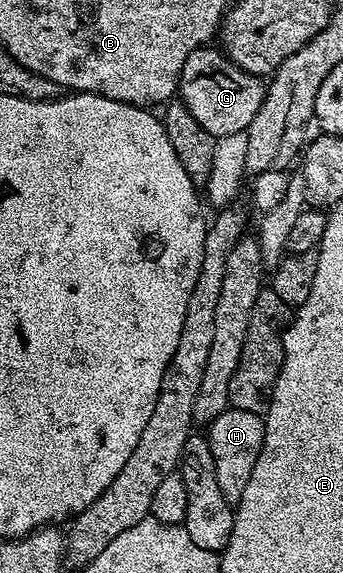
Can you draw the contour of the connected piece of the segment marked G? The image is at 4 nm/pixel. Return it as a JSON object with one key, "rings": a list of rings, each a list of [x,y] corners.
{"rings":[[[218,47],[192,51],[192,55],[184,59],[184,67],[178,77],[182,104],[192,111],[192,119],[196,119],[196,123],[200,123],[200,127],[215,139],[246,132],[252,119],[256,119],[256,111],[260,111],[260,103],[264,103],[266,87],[267,82],[263,78],[236,67]]]}

